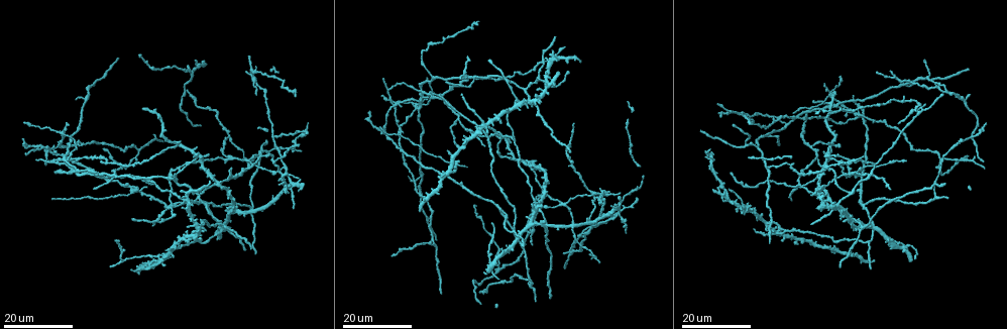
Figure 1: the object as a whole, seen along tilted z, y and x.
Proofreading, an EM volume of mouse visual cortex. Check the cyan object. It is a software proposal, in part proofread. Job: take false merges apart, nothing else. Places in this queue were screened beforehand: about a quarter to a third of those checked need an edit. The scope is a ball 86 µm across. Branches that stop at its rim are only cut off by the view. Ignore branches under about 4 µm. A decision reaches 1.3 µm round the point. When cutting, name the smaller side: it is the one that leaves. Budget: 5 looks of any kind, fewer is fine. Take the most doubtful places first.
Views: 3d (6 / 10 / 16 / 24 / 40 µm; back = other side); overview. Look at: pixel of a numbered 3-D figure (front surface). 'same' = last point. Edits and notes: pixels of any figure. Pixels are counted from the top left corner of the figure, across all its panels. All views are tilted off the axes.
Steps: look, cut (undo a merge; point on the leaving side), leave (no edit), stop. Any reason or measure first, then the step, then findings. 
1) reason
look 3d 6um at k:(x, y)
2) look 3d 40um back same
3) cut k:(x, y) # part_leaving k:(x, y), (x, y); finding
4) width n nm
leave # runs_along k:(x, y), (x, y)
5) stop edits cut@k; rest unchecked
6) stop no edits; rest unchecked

looks like a crossing
look 3d 24um at 1:(62, 135)

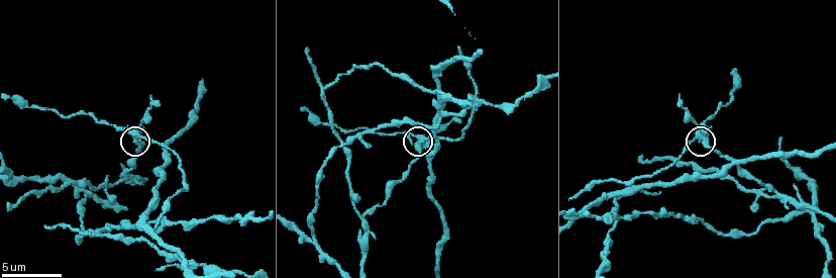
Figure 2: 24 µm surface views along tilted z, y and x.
look 3d 10um at 2:(704, 137)

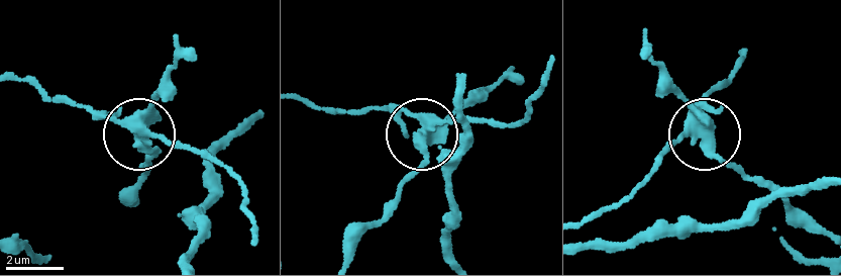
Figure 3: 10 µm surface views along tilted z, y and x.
arms 5
cut 3:(99, 117) # part_leaving 3:(142, 121), (229, 167), (239, 180), (251, 238); a second neuron is stuck on

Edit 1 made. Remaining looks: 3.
look overview

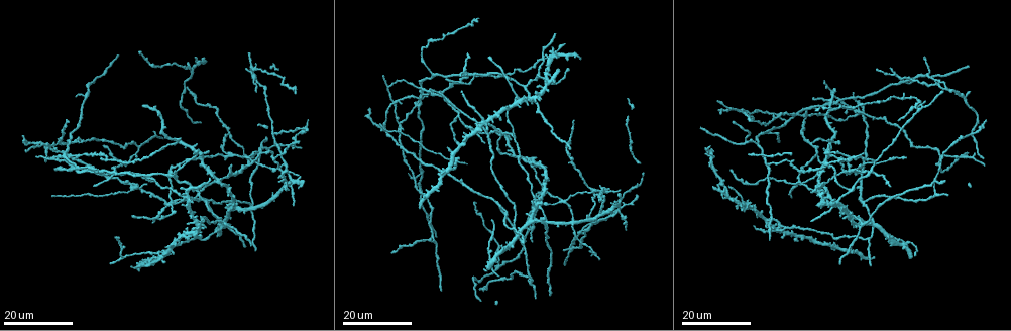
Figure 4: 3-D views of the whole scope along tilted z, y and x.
four or more arms meet
look 3d 16um at 4:(501, 265)

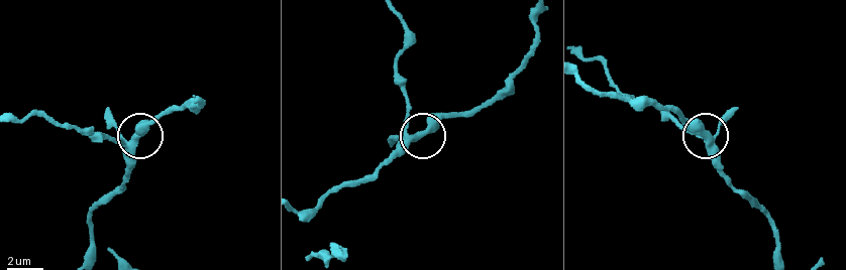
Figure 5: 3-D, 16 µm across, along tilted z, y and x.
look 3d 10um at 5:(132, 138)

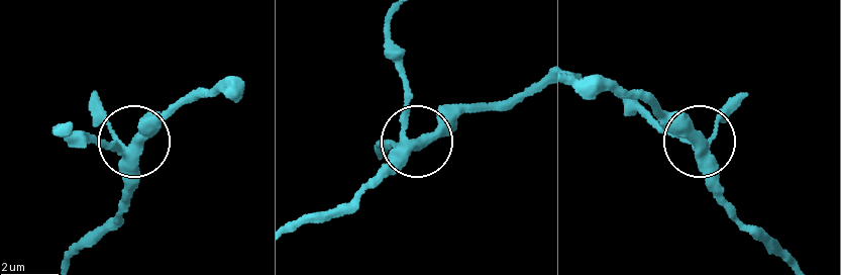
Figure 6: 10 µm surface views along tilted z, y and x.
arms 4
leave # runs_along 6:(795, 265), (732, 214), (705, 148), (663, 135), (629, 114); one neuron here

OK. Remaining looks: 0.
stop edits cut@3; rest unchecked

